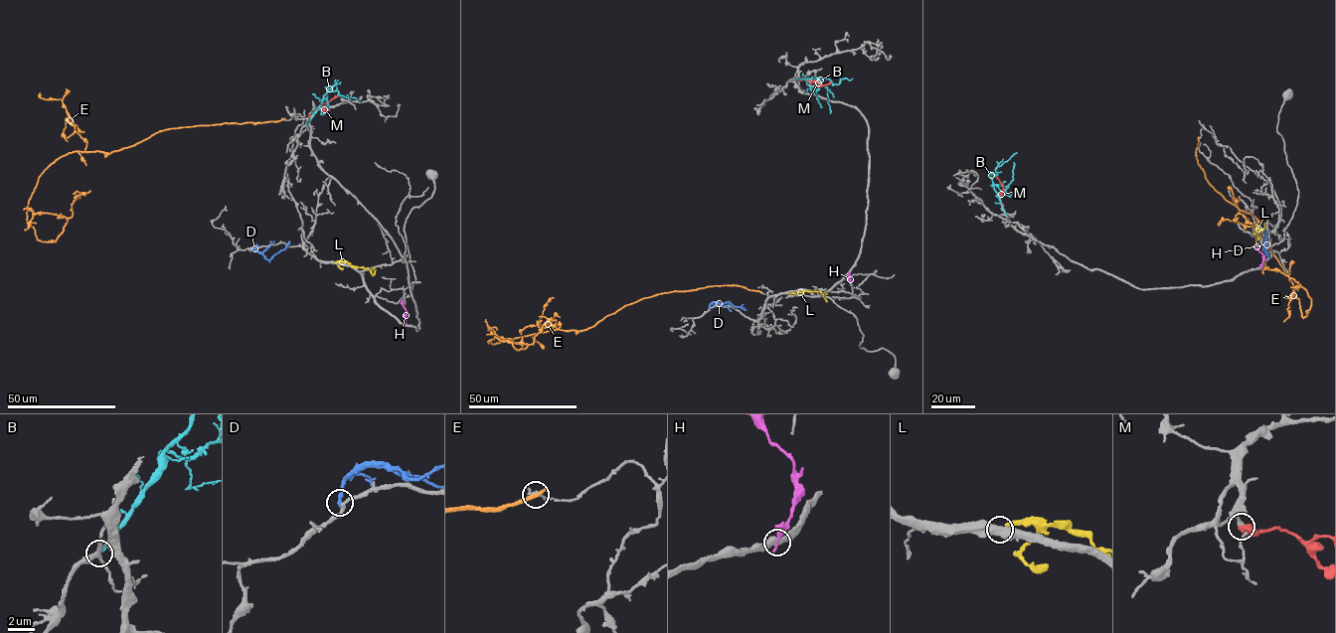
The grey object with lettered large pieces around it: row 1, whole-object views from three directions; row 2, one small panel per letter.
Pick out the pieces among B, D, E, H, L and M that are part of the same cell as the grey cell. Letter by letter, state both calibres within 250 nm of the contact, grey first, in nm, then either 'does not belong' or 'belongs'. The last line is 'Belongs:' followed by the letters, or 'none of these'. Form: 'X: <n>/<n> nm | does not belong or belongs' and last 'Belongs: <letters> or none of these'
B: 320/320 nm | does not belong
D: 240/300 nm | does not belong
E: 220/280 nm | does not belong
H: 460/320 nm | does not belong
L: 550/320 nm | does not belong
M: 280/650 nm | belongs
Belongs: M

